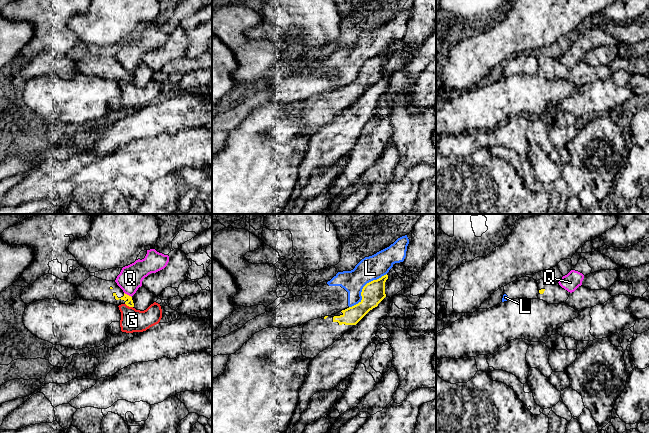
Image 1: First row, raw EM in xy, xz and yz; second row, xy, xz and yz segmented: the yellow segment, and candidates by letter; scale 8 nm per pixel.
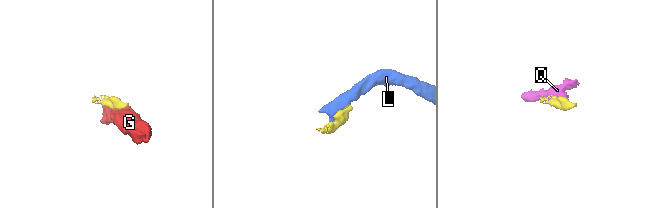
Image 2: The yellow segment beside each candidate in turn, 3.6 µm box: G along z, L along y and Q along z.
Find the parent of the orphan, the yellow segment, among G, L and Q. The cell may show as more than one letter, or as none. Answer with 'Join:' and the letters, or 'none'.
Join: none

